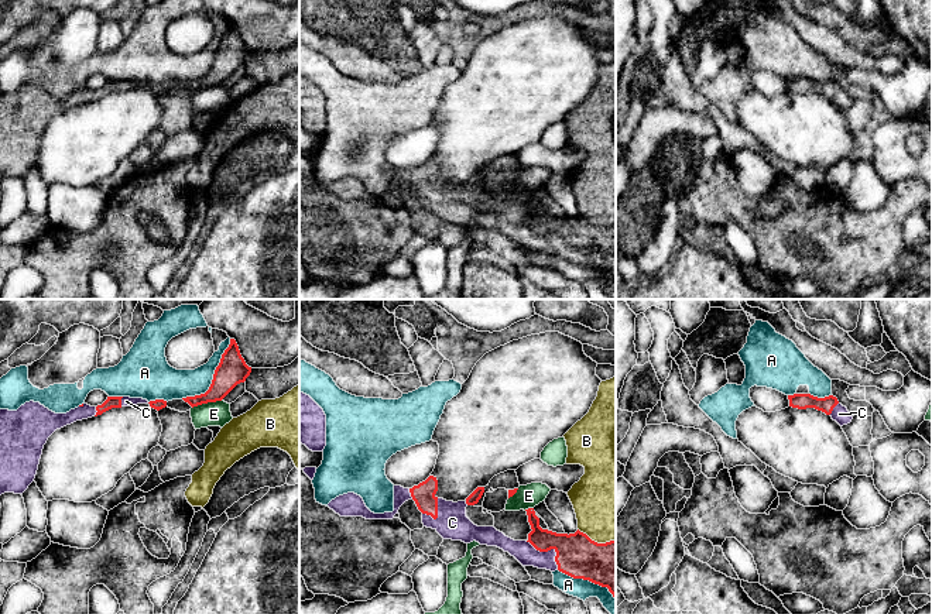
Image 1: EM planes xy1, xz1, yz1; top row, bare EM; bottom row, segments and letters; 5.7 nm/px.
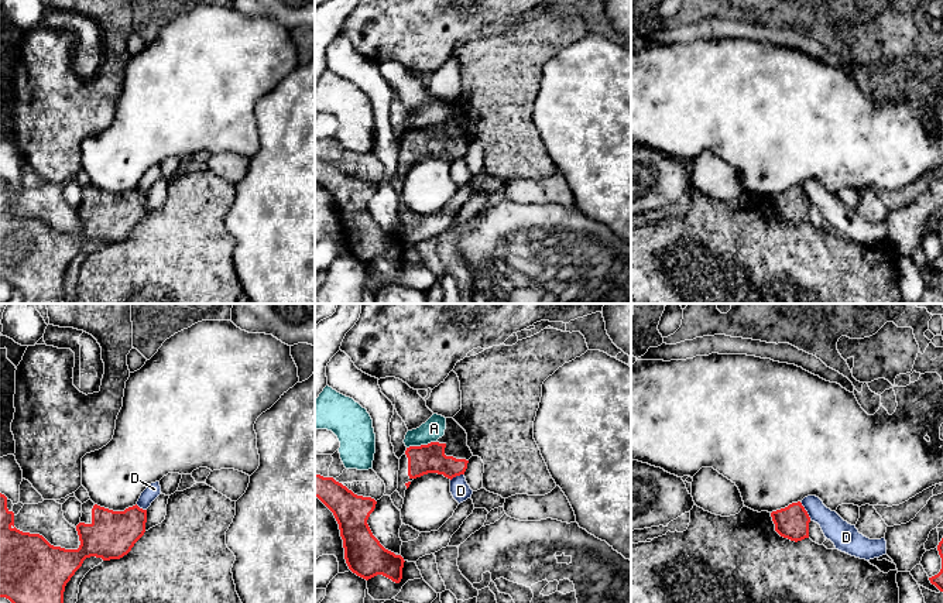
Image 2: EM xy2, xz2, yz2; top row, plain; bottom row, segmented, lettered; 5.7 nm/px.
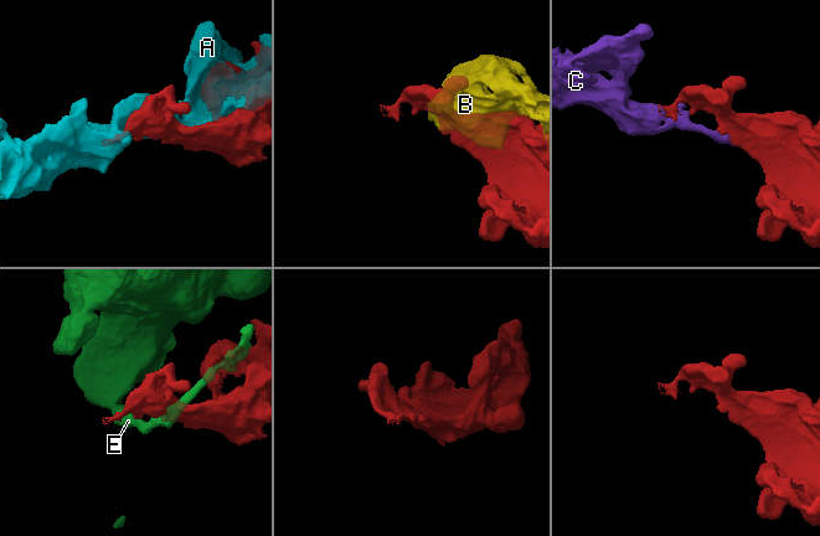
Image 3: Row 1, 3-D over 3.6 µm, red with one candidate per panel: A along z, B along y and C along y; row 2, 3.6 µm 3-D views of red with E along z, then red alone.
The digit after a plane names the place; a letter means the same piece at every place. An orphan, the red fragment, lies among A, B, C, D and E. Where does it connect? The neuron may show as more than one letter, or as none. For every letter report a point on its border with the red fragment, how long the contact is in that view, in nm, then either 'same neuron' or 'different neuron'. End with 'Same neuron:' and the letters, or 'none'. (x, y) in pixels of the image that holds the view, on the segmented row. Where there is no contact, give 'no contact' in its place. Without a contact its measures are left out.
A: contact xy1 (213, 377); length 440 nm; different neuron
B: contact xz1 (596, 542); length 220 nm; different neuron
C: contact xz1 (550, 549); length 260 nm; same neuron
D: contact yz2 (805, 510); length 120 nm; different neuron
E: contact xy1 (206, 402); length 190 nm; different neuron
Same neuron: C

